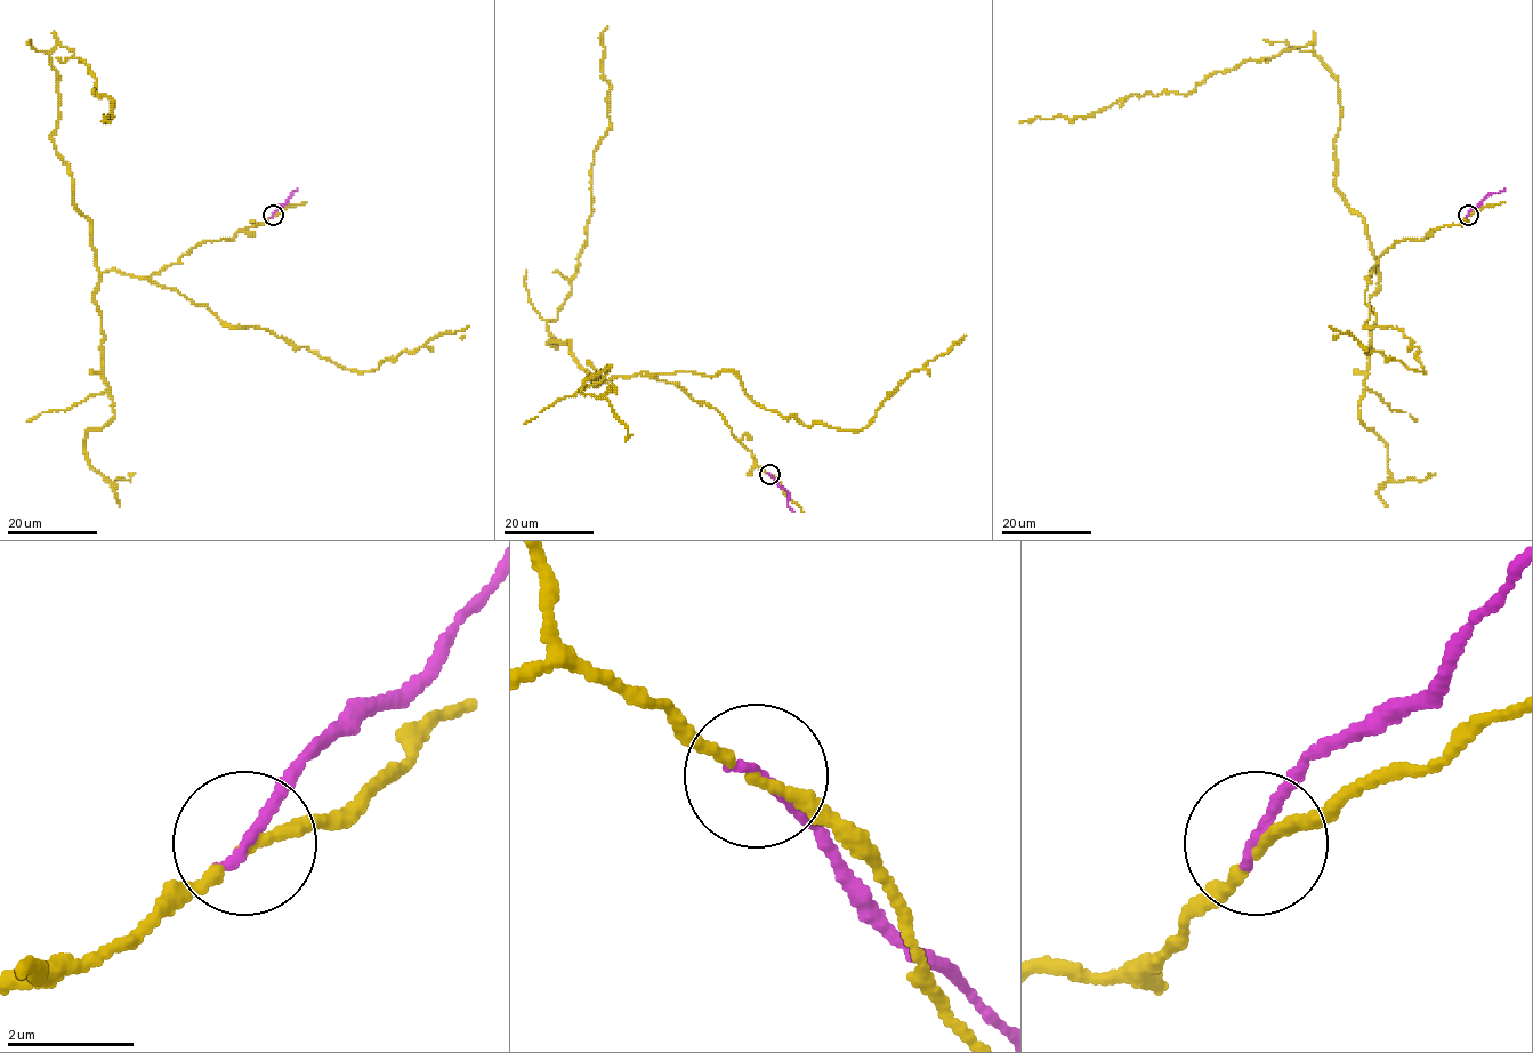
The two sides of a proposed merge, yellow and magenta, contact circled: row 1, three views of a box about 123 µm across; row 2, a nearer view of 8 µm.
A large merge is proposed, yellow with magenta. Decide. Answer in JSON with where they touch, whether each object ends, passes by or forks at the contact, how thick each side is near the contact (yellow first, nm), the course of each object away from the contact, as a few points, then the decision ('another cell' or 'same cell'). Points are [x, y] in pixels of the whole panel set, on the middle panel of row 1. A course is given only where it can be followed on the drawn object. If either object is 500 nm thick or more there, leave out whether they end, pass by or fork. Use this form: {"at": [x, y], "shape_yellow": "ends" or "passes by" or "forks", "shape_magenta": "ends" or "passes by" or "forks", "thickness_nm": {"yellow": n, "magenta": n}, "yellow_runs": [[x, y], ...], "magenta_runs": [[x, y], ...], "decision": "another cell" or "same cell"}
{"at": [769, 474], "shape_yellow": "passes by", "shape_magenta": "ends", "thickness_nm": {"yellow": 150, "magenta": 180}, "yellow_runs": [[769, 474], [672, 383], [592, 383], [570, 342], [549, 343], [610, 123], [607, 26]], "magenta_runs": [[769, 474], [788, 493], [788, 506], [793, 512]], "decision": "another cell"}

